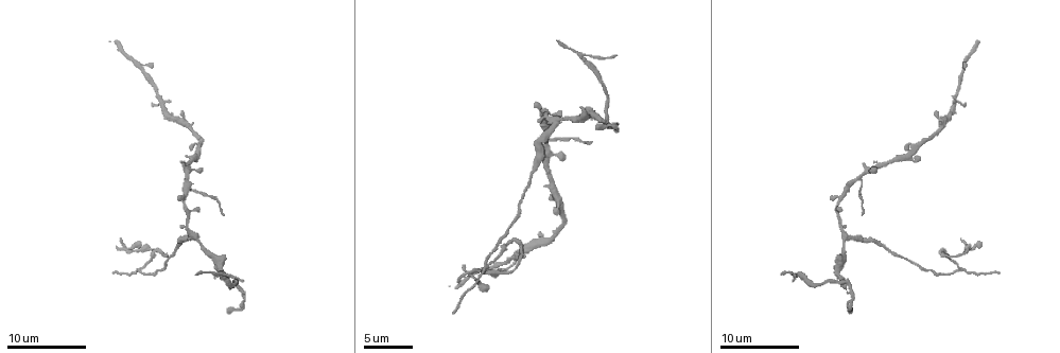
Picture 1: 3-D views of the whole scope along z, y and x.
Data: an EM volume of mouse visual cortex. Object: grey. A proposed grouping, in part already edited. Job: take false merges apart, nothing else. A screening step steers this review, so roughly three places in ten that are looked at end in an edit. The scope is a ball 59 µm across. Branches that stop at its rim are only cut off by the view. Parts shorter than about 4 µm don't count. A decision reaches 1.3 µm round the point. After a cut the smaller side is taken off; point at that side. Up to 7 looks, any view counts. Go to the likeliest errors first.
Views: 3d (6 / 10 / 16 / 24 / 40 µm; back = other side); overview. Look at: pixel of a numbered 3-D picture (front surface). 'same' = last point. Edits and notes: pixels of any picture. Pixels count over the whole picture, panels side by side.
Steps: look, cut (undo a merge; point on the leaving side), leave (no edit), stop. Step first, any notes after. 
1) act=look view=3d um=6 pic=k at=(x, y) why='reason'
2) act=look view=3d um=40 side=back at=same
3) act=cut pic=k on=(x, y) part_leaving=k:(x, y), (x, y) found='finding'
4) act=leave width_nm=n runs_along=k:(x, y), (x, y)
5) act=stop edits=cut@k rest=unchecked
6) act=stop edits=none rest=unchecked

act=look view=3d um=6 pic=1 at=(860, 178) why='small branch off a trunk'

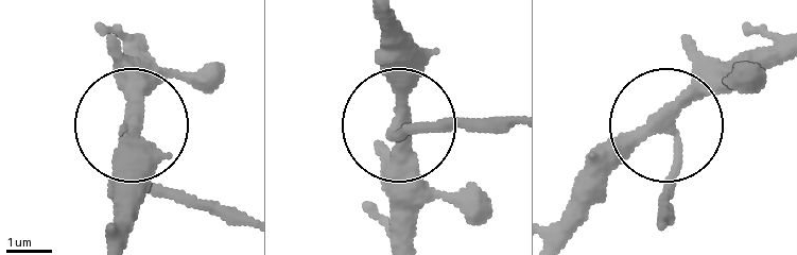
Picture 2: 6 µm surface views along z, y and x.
act=cut pic=2 on=(416, 125) arms=3 part_leaving=2:(384, 134), (509, 130) found='two neurons meet here'

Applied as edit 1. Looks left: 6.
act=look view=overview

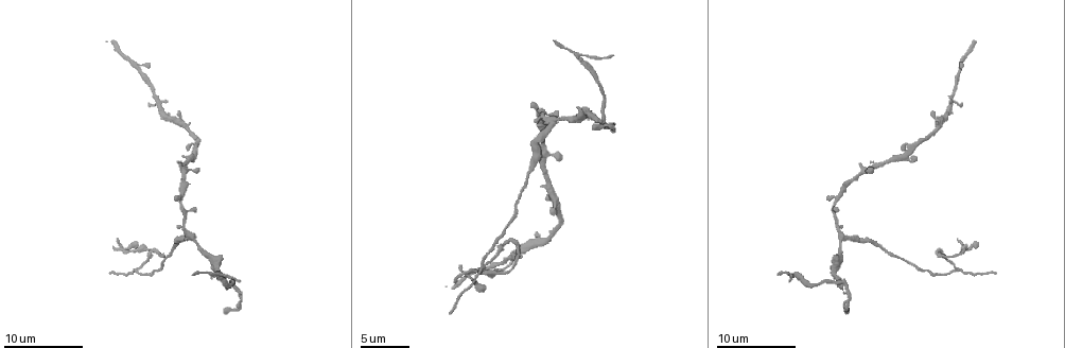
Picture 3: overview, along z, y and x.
act=look view=3d um=10 pic=3 at=(844, 281) why='three-way junction'

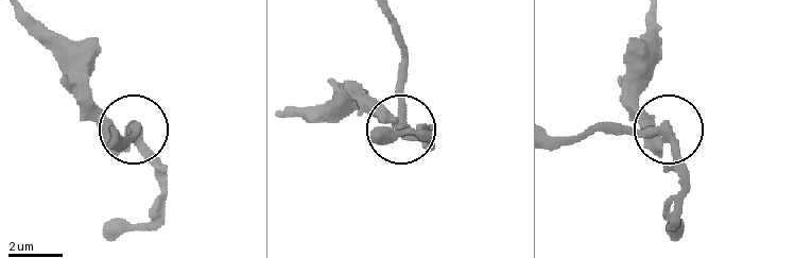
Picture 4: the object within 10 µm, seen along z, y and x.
act=cut pic=4 on=(402, 78) side_arm_um=6 part_leaving=4:(401, 118), (401, 45), (392, 17) found='two neurons meet here'

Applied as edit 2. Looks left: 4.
act=look view=3d um=10 pic=3 at=(835, 216) why='arms part here'

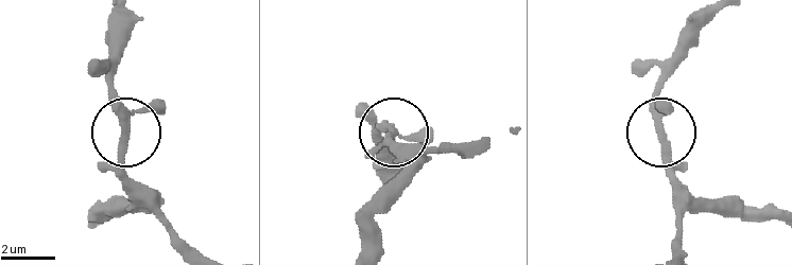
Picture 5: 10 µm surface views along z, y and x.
act=look view=3d um=6 pic=5 at=(393, 129)

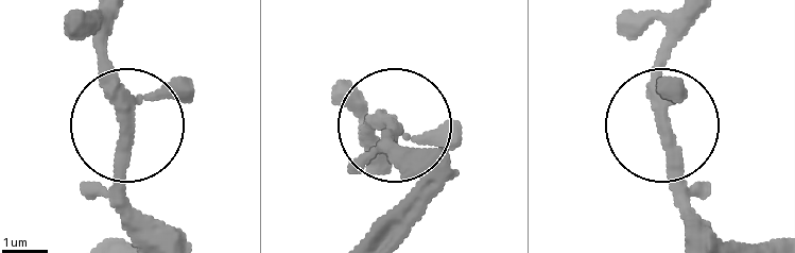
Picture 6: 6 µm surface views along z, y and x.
act=leave width_nm=260 runs_along=6:(125, 122), (125, 233) found='continuous, no second neuron'

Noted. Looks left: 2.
act=stop edits=cut@2,cut@4 rest=unchecked

